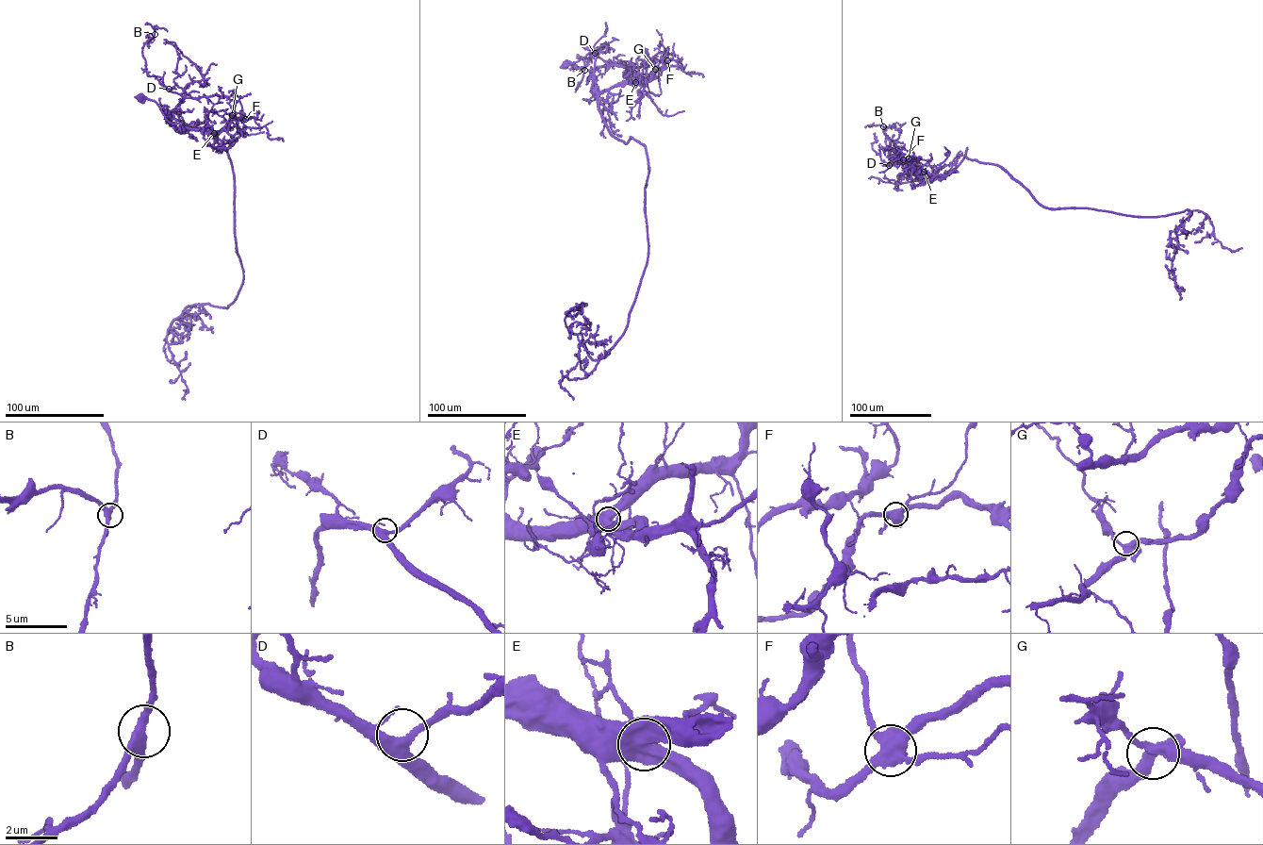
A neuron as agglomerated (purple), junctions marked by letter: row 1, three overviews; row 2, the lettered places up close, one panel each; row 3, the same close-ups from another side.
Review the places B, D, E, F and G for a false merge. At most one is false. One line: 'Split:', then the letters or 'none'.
Split: F

